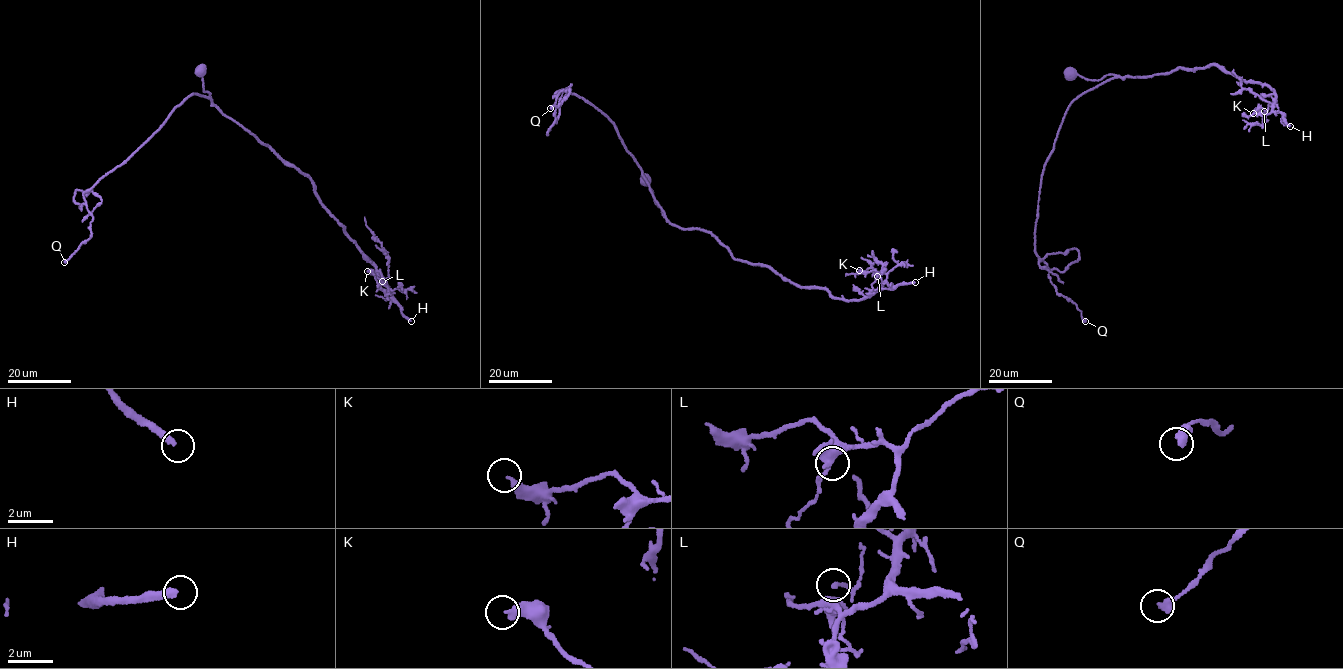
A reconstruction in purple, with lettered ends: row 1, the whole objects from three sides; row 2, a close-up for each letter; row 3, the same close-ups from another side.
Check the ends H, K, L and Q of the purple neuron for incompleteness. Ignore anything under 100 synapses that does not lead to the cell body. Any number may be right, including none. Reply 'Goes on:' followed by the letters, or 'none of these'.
Goes on: H

